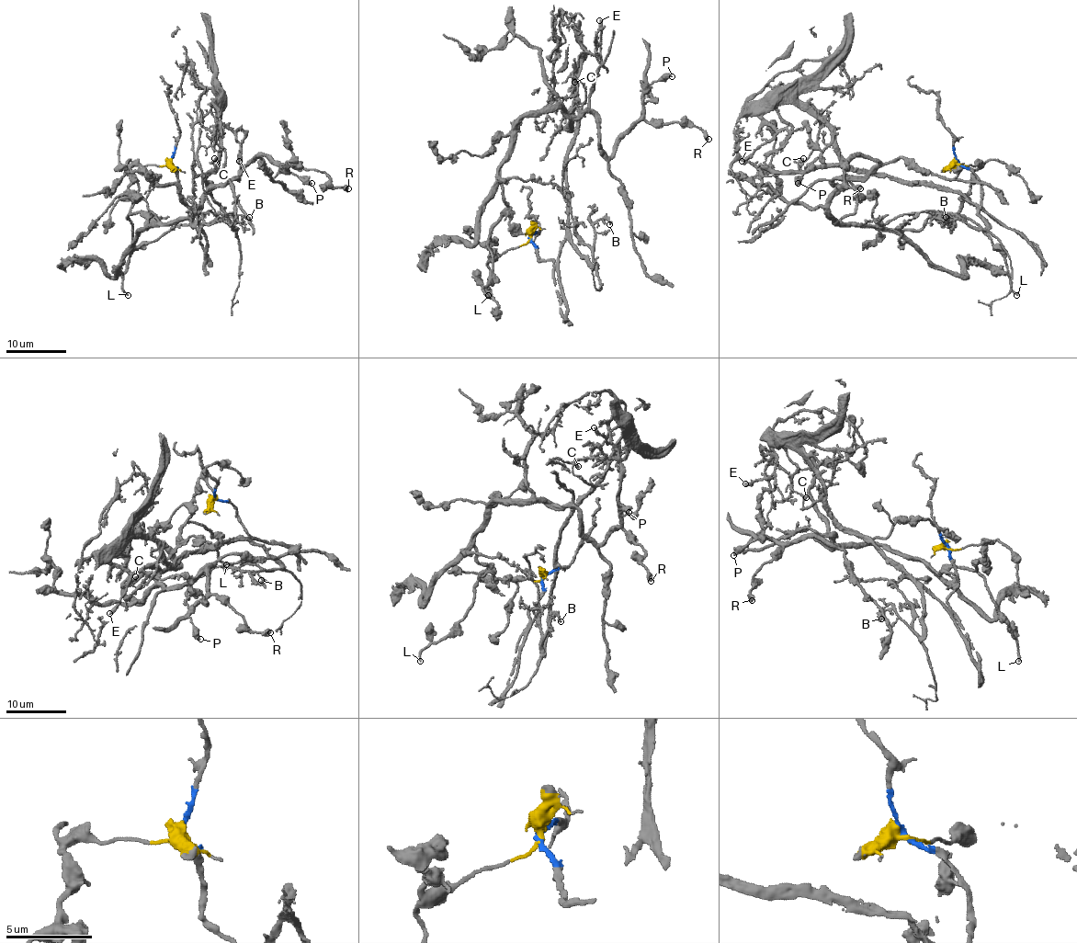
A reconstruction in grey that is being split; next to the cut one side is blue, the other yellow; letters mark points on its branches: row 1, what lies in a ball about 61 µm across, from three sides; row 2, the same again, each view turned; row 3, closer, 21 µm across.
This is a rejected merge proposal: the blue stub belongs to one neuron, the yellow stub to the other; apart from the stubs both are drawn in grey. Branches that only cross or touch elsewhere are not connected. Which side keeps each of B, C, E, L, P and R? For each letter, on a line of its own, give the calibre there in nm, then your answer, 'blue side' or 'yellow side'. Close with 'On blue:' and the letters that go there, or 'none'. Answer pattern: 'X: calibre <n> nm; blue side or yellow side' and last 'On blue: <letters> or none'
B: calibre 260 nm; blue side
C: calibre 240 nm; blue side
E: calibre 360 nm; blue side
L: calibre 240 nm; yellow side
P: calibre 340 nm; yellow side
R: calibre 550 nm; yellow side
On blue: B, C, E

